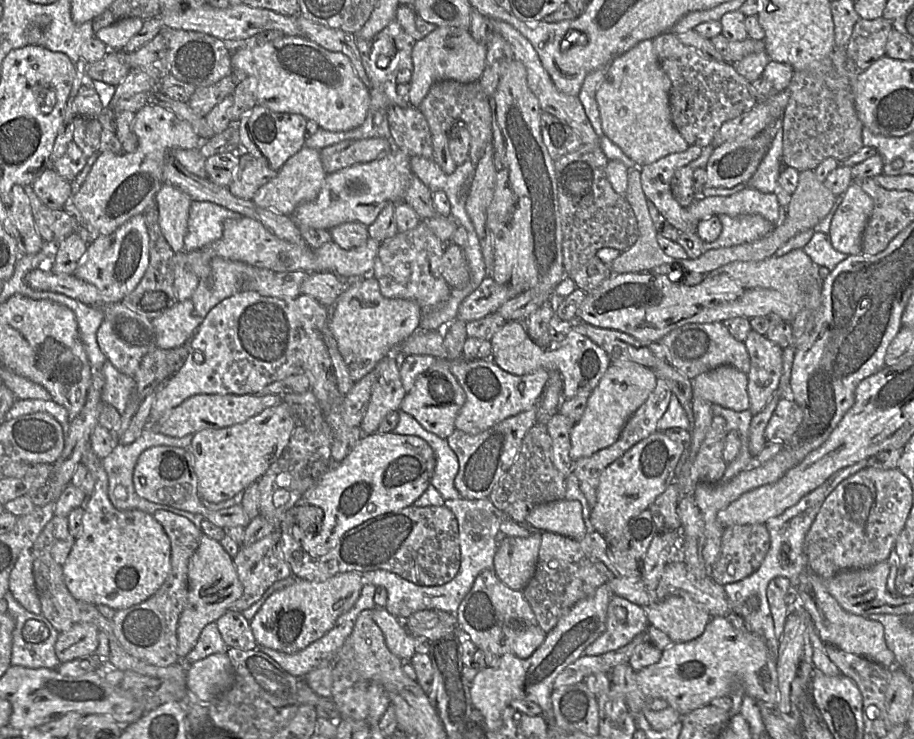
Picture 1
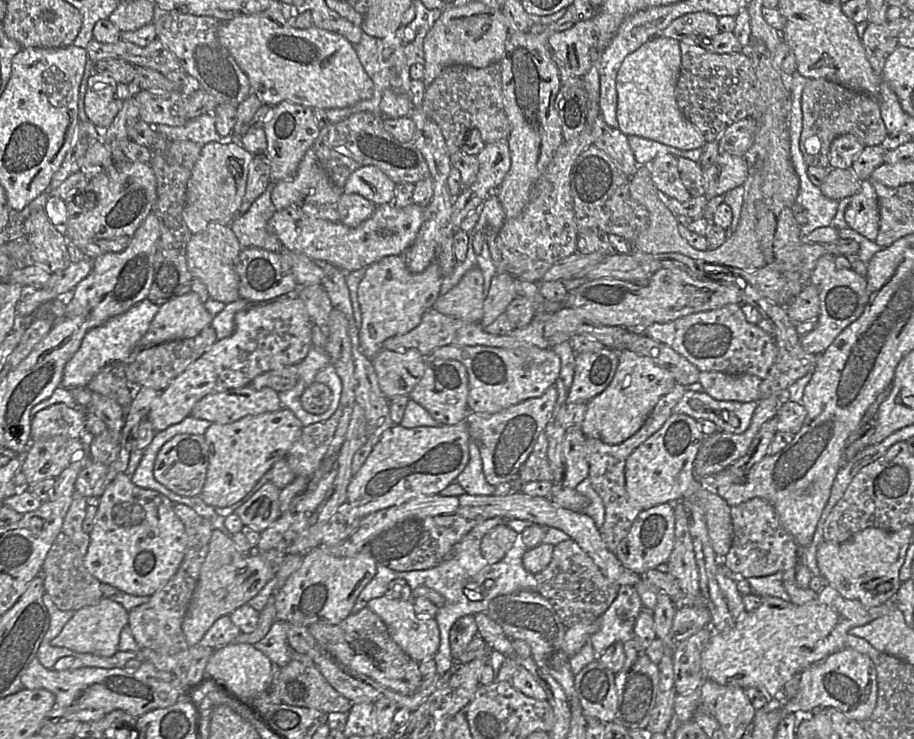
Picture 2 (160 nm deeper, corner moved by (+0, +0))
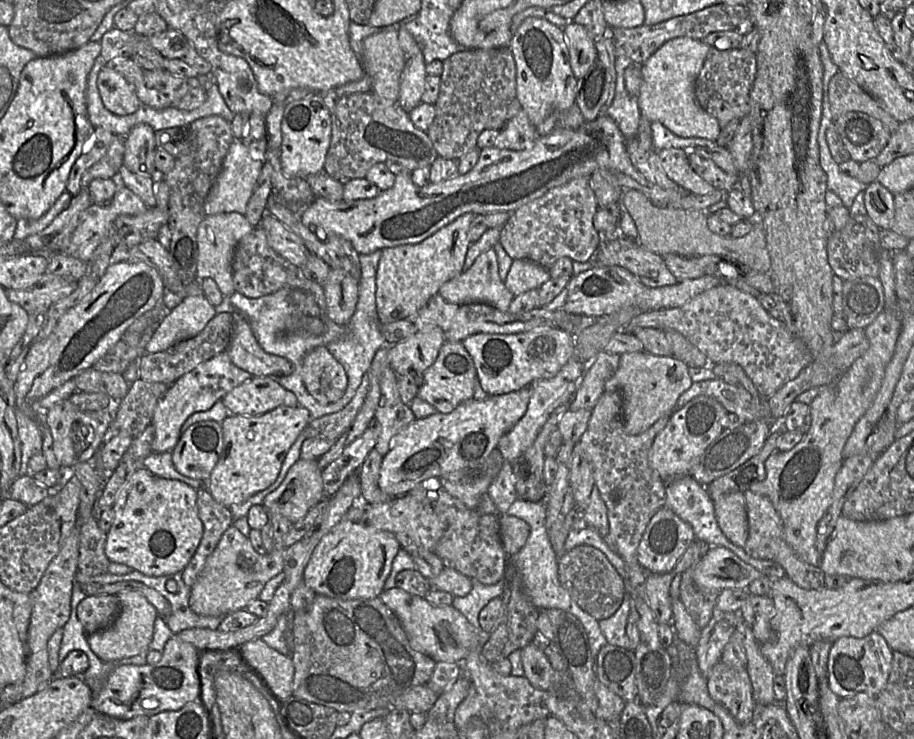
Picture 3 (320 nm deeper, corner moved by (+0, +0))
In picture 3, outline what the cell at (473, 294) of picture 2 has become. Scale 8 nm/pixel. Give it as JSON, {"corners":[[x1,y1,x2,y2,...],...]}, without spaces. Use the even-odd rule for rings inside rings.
{"corners":[[493,247,480,254,469,269,444,283,438,293,450,303,486,303,503,312,515,298,499,275]]}

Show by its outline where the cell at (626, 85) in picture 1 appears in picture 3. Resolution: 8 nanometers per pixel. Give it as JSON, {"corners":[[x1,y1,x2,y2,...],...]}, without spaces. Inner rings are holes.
{"corners":[[677,37,665,42,641,64,642,85,637,102,643,118,662,123,682,138,717,140,722,130,718,120,698,105,694,95,695,80,710,48,702,40]]}

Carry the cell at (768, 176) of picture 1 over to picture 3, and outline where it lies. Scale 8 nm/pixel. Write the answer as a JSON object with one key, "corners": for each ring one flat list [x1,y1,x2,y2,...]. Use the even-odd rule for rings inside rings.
{"corners":[[824,92,822,105,822,117,818,132,819,161,827,176,827,191,834,193,842,204,850,209,854,199,867,188,867,185,860,182,856,177,849,176,840,170,840,165,832,158,825,133,832,123,828,94]]}

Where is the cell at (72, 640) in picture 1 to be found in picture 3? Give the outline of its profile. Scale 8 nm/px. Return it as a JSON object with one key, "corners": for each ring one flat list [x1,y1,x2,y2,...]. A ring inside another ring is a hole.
{"corners":[[120,591,117,594,121,610,112,625,87,634,87,642,92,651,103,661,114,661,149,651,149,644,153,637,154,623,158,617,156,608,140,592]]}

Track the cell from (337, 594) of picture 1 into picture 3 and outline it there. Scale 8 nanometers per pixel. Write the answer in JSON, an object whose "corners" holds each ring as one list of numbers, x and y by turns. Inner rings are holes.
{"corners":[[363,499,352,503,340,522,321,539,314,549,304,569,302,582,316,595,345,600,372,599,384,591,385,580,391,572,393,560,401,546,392,533,375,529,363,523,365,503,367,502]]}

